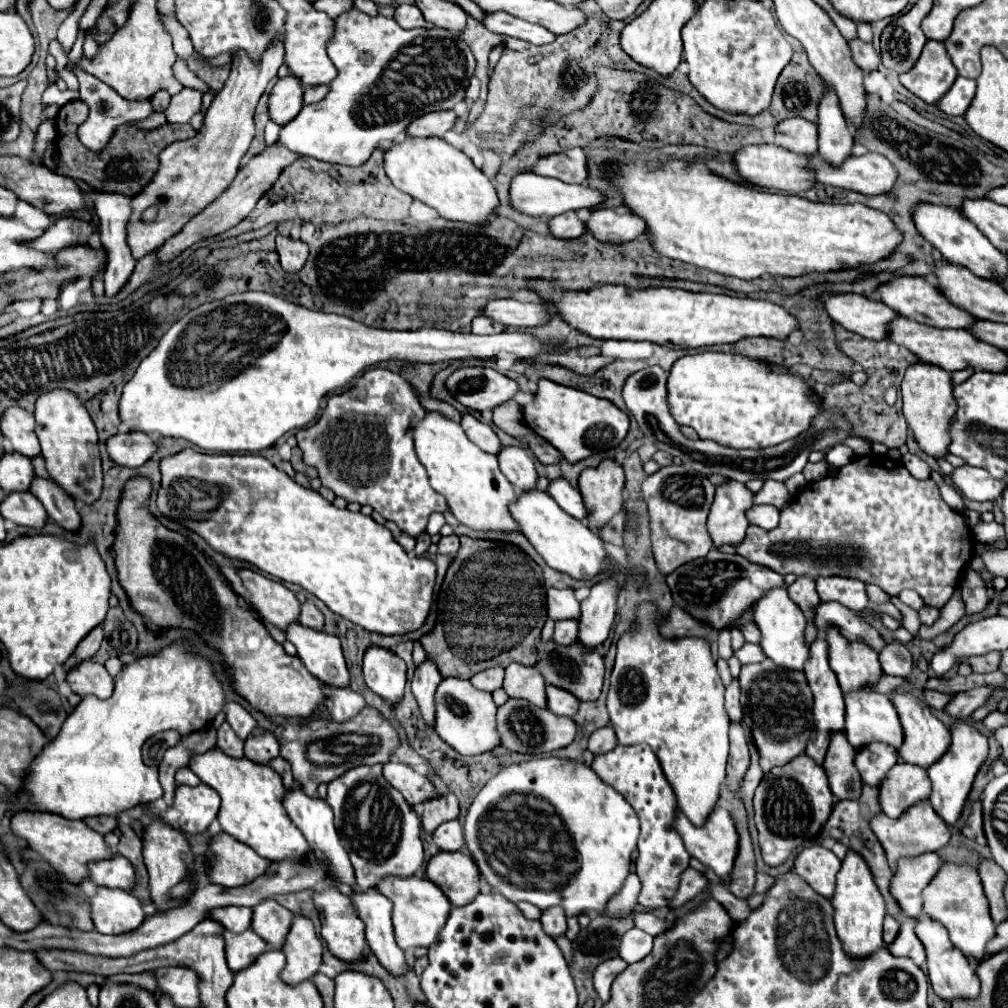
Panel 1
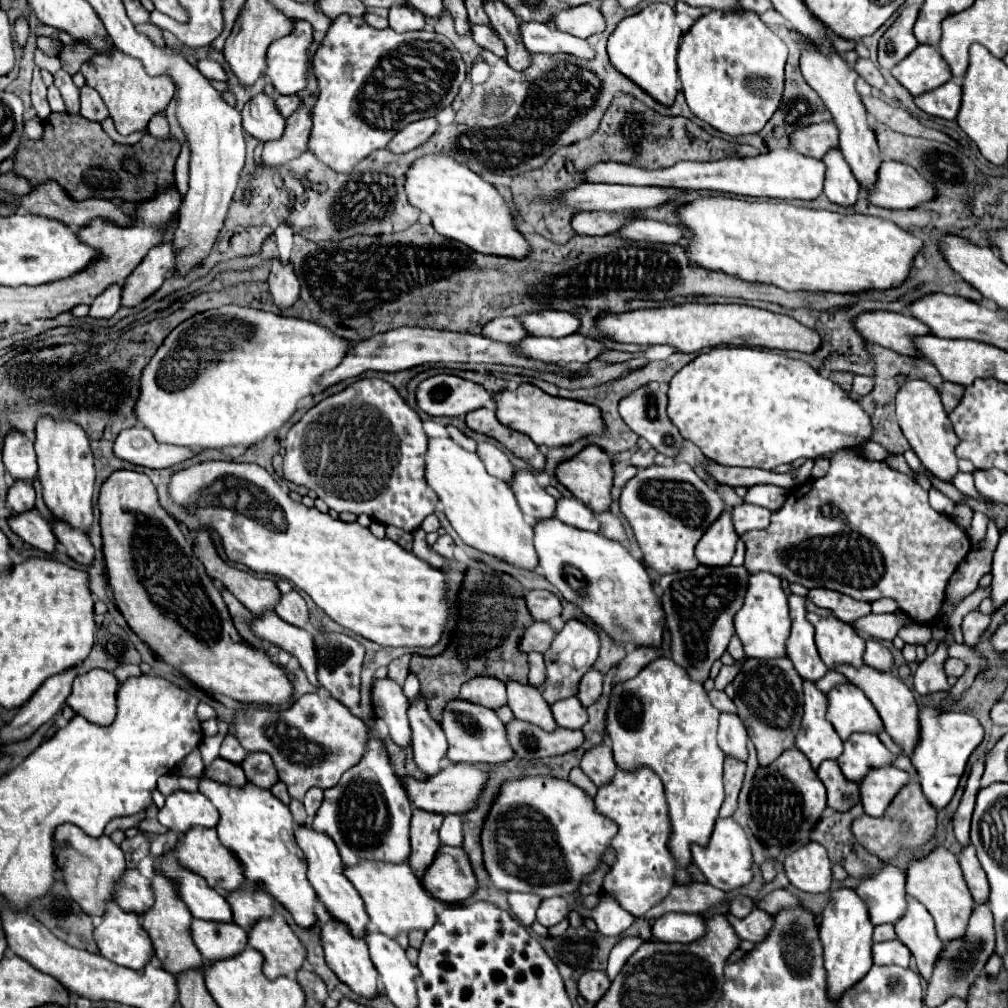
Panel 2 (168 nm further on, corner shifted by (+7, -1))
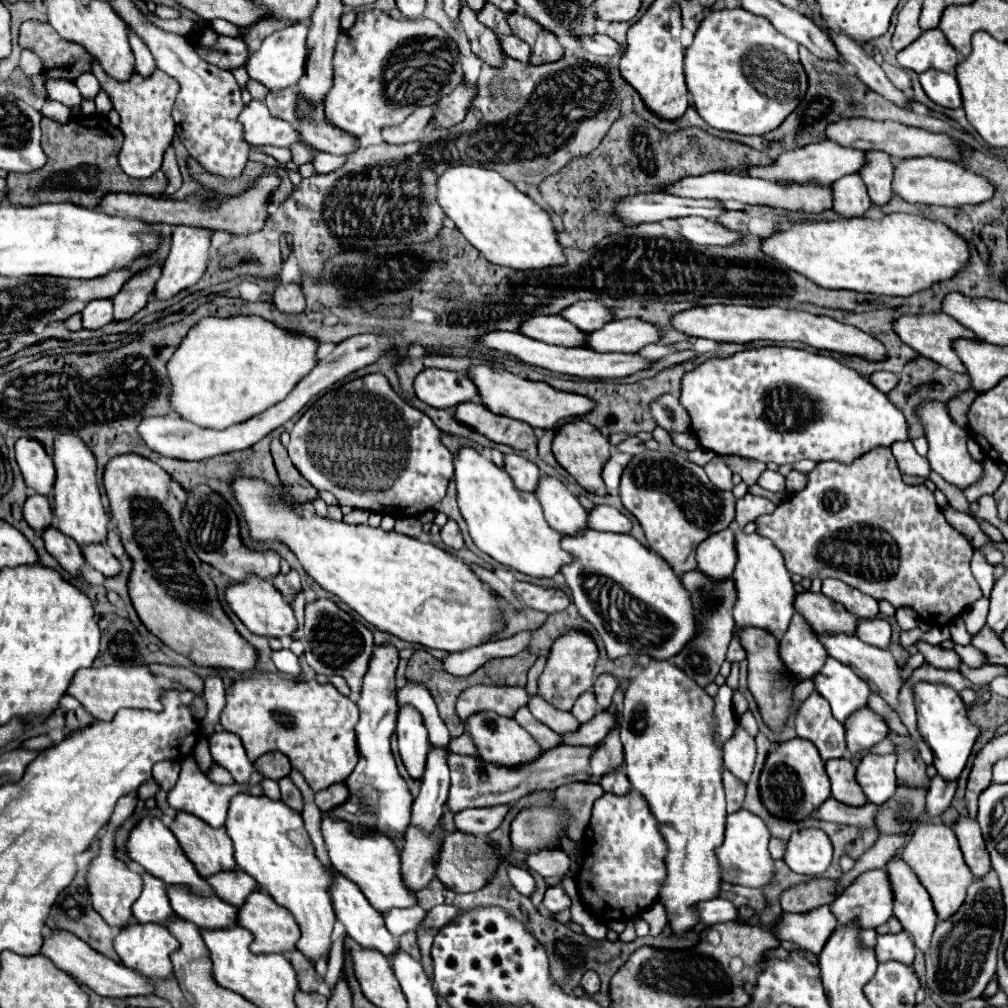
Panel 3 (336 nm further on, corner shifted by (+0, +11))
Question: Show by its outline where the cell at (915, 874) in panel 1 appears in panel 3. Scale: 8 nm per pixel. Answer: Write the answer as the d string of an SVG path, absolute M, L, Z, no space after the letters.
M868 870L862 872L836 902L832 912L836 912L838 922L858 920L862 928L876 928L892 916L894 892L888 878L888 870Z

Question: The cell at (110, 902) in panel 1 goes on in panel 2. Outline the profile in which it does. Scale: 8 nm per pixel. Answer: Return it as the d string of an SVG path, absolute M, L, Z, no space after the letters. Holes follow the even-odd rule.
M115 902L107 904L105 916L97 922L95 942L101 950L101 956L105 956L107 960L111 960L119 966L131 968L131 970L143 970L151 962L151 958L155 956L153 946L151 946L151 938L143 930L143 926L139 922L139 916L135 916L133 912L123 912ZM103 946L105 946L105 952L103 952Z

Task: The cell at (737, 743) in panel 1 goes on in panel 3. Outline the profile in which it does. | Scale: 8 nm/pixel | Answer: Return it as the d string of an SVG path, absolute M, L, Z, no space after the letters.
M724 770L722 774L724 780L724 790L726 790L726 802L728 802L728 812L736 812L742 808L744 794L746 794L746 784L736 780L736 776L730 770Z

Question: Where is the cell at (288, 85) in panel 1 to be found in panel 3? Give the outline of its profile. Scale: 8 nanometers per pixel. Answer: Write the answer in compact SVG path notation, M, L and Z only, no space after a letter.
M250 100L240 114L240 124L244 126L244 138L252 146L290 148L298 142L298 132L292 124L272 116L262 100Z

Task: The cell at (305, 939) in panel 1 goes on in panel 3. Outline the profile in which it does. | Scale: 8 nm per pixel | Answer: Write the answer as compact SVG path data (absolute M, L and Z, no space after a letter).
M254 892L248 896L246 904L240 908L240 920L238 924L254 934L254 942L250 944L250 950L254 954L284 954L284 952L294 952L296 942L300 940L300 928L294 920L294 916L280 904L268 896L268 892Z

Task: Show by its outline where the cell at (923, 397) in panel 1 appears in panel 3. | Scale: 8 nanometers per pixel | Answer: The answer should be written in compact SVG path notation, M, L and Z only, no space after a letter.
M922 400L918 406L916 406L916 416L920 418L922 426L924 426L924 436L928 440L928 460L930 460L930 466L936 474L940 474L946 482L950 484L956 484L958 488L968 488L972 482L976 482L982 474L982 464L980 462L974 462L966 450L966 442L968 442L968 432L966 428L958 426L950 412L948 412L948 406L940 400Z

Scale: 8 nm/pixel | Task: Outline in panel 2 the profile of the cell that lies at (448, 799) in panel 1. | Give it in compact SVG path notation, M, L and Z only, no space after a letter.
M415 808L411 818L411 854L409 854L409 866L413 868L413 874L421 880L425 870L435 858L435 852L439 850L439 828L441 828L443 816L425 812Z

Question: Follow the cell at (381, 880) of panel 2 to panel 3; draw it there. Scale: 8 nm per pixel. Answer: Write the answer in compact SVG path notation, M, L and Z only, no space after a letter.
M328 814L322 818L322 836L328 848L328 856L332 866L350 876L352 882L368 896L368 902L382 914L392 908L408 908L418 904L418 896L410 890L402 878L400 870L400 850L388 836L364 836L364 832L356 832L356 828L348 828L344 820L328 820Z

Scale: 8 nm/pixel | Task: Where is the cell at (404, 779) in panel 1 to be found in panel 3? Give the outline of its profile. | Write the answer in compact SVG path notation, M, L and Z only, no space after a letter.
M612 728L608 736L596 746L554 746L550 750L542 750L540 756L532 762L520 766L498 766L492 762L476 760L476 756L449 753L448 766L450 766L450 794L446 800L446 808L450 812L460 812L464 808L486 808L498 804L512 804L520 796L534 792L534 790L552 790L572 780L586 780L598 782L604 772L612 772L622 764L622 744L620 744L620 728Z

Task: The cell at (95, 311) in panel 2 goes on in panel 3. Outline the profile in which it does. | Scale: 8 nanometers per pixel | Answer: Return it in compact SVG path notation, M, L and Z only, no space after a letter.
M110 298L104 300L92 300L84 310L82 310L82 326L84 328L102 328L104 324L112 322L114 316L114 304Z

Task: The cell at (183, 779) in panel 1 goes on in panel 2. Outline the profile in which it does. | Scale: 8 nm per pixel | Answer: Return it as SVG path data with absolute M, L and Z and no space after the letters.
M195 748L189 756L185 756L185 760L181 760L181 764L179 764L177 770L179 770L181 776L191 776L191 778L201 776L201 772L205 770L205 764L203 764L203 760L201 760L199 748Z

